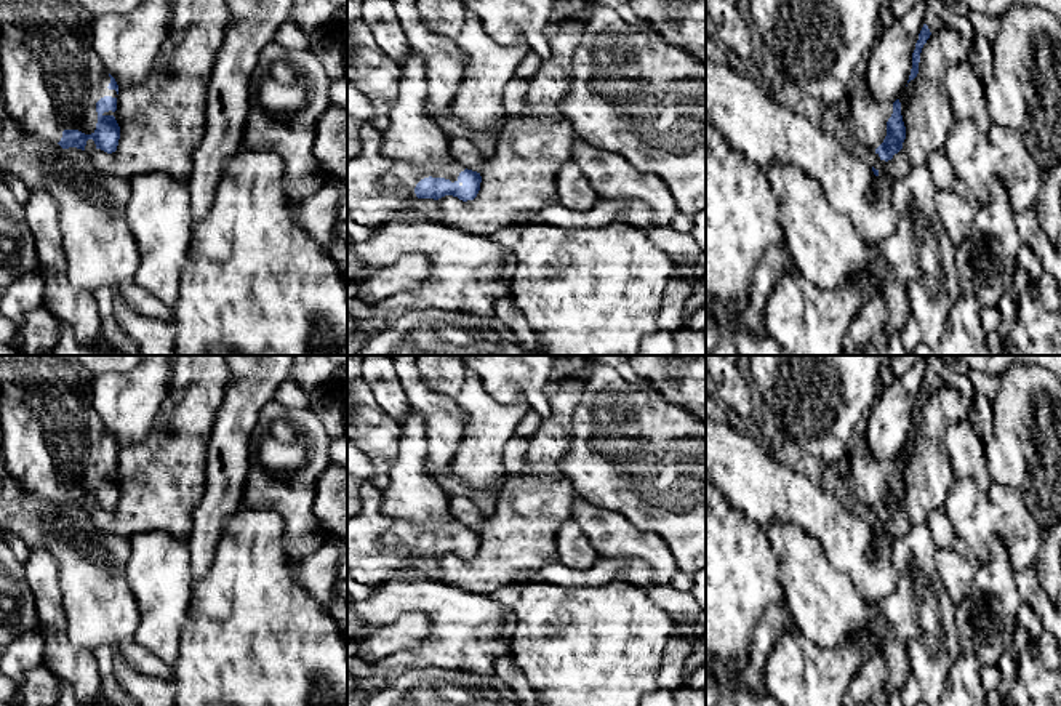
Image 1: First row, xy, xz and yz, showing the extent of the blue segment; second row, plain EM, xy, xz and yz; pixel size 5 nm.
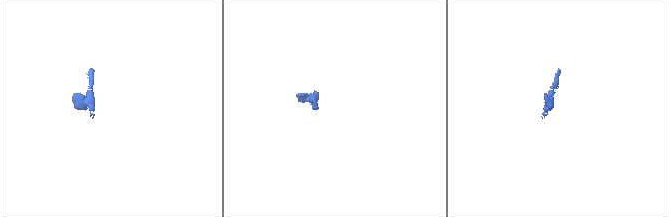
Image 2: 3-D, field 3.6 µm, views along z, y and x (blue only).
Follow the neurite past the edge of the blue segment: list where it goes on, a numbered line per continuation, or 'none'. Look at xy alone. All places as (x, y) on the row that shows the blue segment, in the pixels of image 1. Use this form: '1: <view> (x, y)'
1: xy (52, 80)

